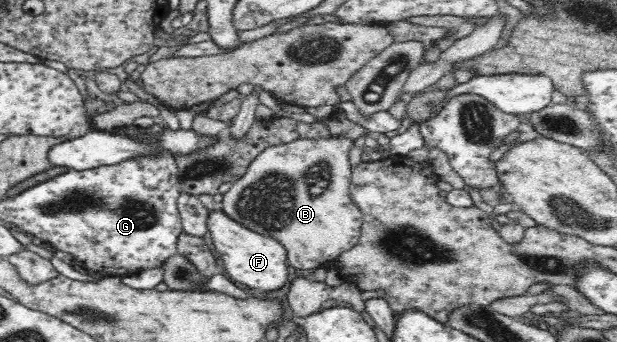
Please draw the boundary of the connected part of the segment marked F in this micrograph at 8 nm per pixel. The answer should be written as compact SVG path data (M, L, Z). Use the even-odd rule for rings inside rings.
M211 210L207 216L207 228L212 236L215 250L223 260L229 276L249 288L263 293L279 290L289 284L289 264L285 247L274 238L262 235L231 220L222 210Z

